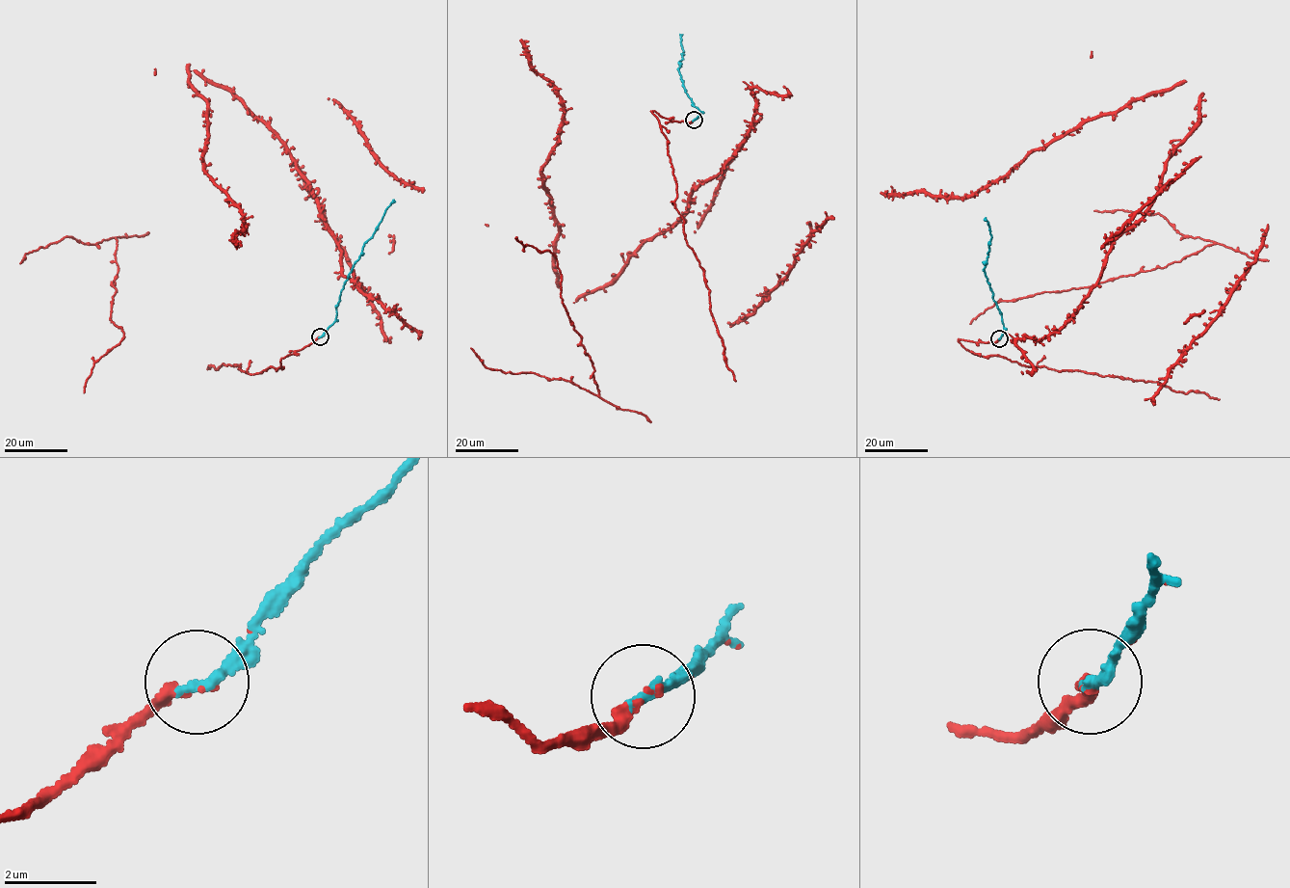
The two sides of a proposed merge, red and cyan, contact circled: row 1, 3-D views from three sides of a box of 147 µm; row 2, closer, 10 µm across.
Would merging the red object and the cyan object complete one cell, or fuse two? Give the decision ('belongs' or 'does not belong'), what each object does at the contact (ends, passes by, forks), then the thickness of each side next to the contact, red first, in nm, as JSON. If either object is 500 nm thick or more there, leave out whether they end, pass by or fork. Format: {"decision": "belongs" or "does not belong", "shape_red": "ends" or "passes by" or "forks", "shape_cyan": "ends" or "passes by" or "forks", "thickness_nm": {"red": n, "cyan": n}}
{"decision": "belongs", "shape_red": "ends", "shape_cyan": "ends", "thickness_nm": {"red": 200, "cyan": 240}}

